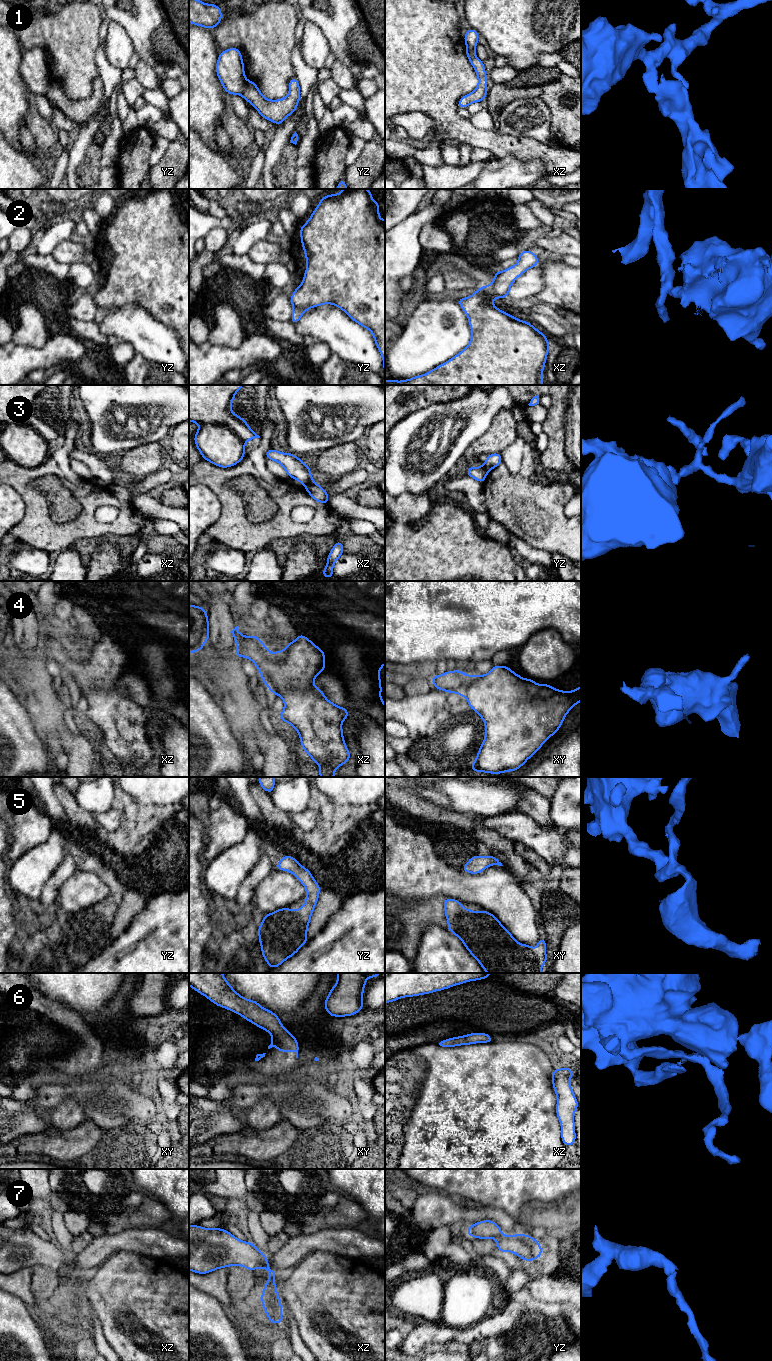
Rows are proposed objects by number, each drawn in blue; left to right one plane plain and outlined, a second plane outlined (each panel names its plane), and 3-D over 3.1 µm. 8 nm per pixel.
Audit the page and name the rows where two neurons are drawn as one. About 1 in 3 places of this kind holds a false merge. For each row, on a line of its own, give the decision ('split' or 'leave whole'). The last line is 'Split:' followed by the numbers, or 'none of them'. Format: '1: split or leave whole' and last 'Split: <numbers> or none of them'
1: split
2: leave whole
3: split
4: leave whole
5: leave whole
6: leave whole
7: split
Split: 1, 3, 7

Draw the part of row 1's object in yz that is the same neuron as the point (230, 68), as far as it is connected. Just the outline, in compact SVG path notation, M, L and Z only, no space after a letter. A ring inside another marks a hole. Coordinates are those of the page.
M233 47L220 52L215 70L229 95L242 94L247 81L242 54L238 48Z

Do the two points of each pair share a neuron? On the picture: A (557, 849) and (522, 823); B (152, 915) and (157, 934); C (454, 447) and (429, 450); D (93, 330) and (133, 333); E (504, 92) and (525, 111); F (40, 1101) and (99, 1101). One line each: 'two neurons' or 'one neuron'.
A: one neuron
B: one neuron
C: one neuron
D: two neurons
E: two neurons
F: one neuron

